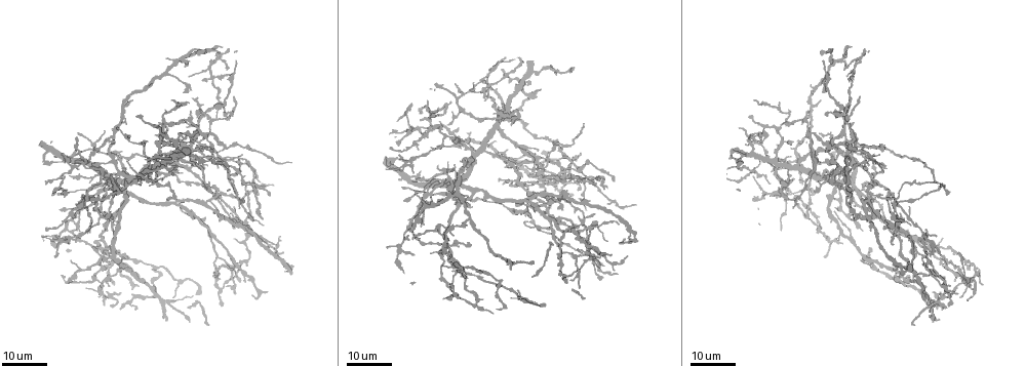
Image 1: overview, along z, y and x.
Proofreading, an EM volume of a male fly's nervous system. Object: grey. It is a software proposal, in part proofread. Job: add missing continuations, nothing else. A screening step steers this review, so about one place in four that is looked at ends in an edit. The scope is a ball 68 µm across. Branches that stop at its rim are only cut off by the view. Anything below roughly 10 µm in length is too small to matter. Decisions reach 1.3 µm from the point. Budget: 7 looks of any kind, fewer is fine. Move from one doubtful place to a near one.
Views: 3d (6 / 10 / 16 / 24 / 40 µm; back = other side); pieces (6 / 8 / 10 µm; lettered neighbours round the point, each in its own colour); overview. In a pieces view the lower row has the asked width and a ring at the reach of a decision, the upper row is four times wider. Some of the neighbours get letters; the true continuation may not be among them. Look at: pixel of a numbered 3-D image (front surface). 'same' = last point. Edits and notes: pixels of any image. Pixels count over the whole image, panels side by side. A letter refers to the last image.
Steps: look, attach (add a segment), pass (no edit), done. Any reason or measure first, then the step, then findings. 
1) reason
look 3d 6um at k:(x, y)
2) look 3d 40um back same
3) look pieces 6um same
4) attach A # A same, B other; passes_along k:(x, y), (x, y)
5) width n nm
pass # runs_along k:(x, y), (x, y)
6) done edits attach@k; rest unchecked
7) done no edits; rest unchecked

free end
look 3d 24um at 1:(93, 163)

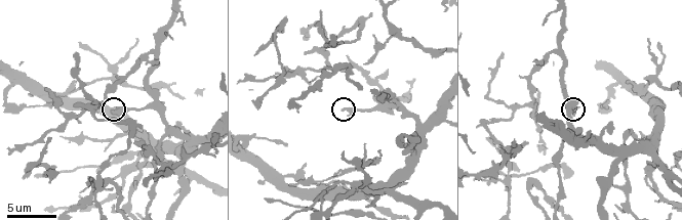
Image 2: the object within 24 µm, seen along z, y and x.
look pieces 8um at 2:(344, 110)

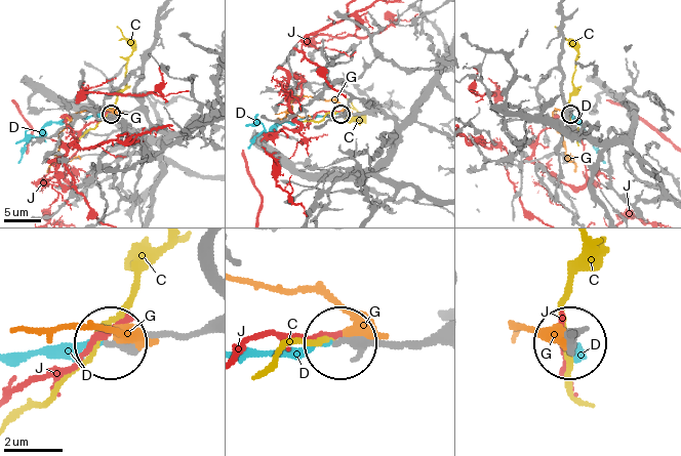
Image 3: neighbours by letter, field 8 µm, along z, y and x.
attach D # C other, D same, G other, J other; passes_along 3:(412, 339), (319, 339), (246, 355); it goes on there

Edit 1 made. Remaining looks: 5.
an open end
look pieces 6um at 2:(386, 72)

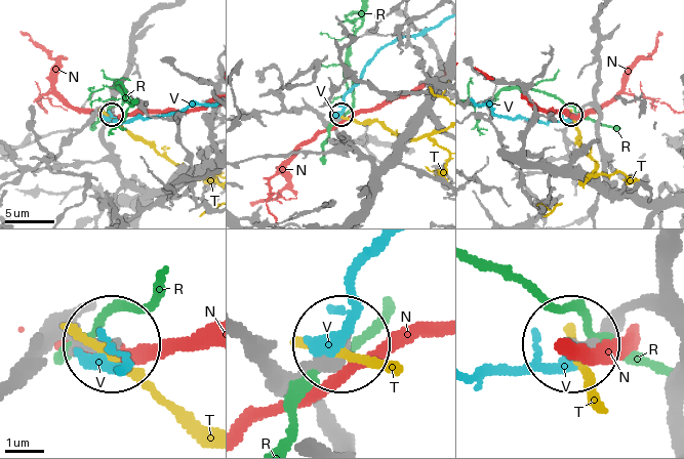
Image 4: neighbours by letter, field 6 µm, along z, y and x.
pass # N other, R other, T other, V other; none of them fits

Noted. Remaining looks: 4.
look overview

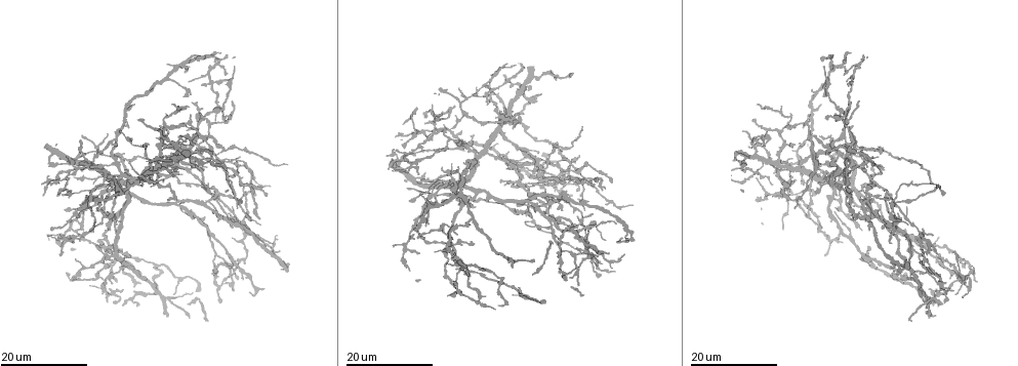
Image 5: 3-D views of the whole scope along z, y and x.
end of a long branch
look 3d 16um at 5:(932, 234)

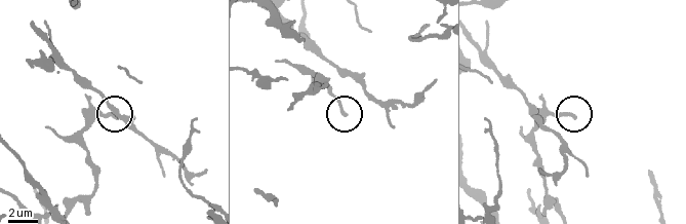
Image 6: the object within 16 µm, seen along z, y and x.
look pieces 6um at 6:(345, 113)

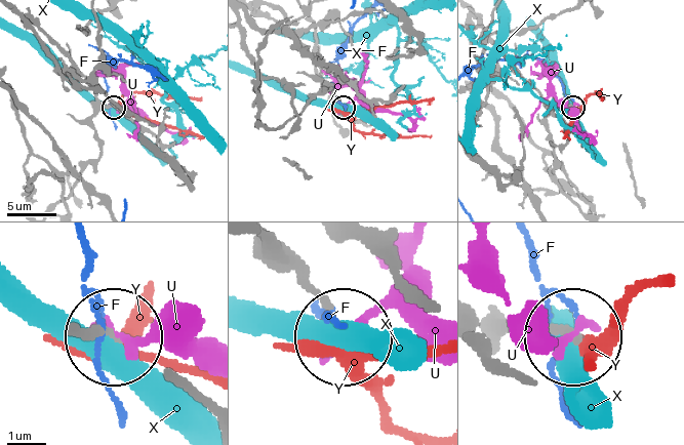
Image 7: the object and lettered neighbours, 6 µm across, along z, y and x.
pass # F other, U other, X other, Y other; runs_along 7:(506, 335), (570, 332); no lettered segment goes on from it

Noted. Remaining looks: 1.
done edits attach@3; rest unchecked

